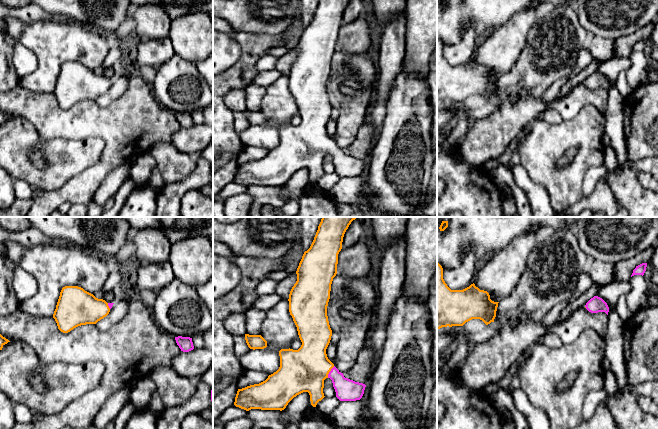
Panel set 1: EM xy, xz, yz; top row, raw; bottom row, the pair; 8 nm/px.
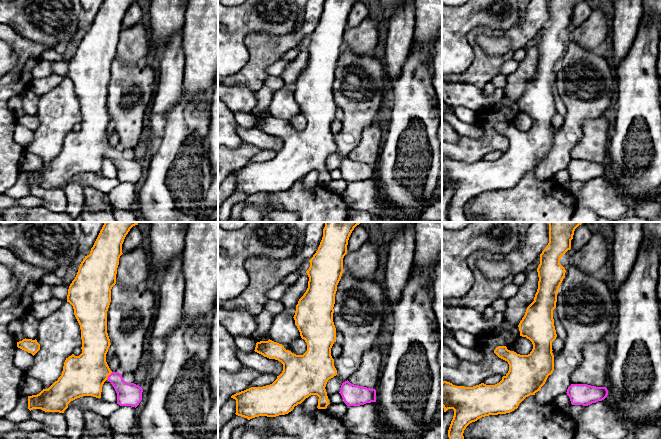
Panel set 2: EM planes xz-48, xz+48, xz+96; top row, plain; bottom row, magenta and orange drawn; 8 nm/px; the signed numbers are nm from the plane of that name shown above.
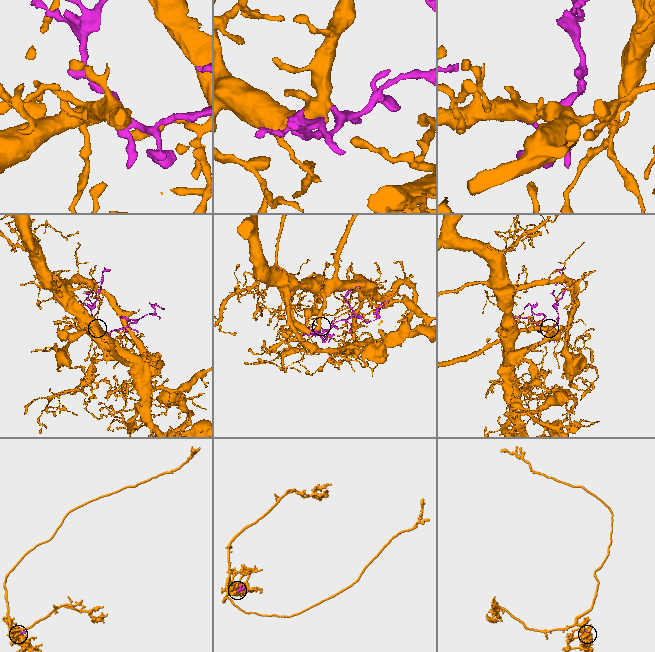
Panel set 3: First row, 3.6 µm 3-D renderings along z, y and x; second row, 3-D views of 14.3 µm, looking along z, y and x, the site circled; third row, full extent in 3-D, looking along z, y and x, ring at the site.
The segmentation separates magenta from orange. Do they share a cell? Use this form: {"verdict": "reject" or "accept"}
{"verdict": "accept"}

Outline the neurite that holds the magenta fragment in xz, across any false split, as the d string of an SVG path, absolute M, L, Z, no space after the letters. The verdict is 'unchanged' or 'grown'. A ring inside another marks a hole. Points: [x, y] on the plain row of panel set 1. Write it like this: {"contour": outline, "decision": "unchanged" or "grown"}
{"contour": "M319 0L310 24L304 28L297 44L297 57L289 70L289 88L297 103L302 118L298 126L281 125L279 127L280 143L268 154L259 159L238 165L234 181L246 187L251 185L284 186L297 171L308 168L311 181L325 172L324 156L330 154L340 177L360 176L366 161L345 154L328 135L326 125L330 119L332 106L327 92L331 60L337 50L338 30L342 25L343 13L350 0Z", "decision": "grown"}

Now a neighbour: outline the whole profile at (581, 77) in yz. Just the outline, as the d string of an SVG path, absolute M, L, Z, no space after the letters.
M593 59L590 64L584 69L582 70L580 73L578 73L577 75L574 75L571 77L571 79L569 81L567 81L559 90L559 92L556 94L555 98L560 98L562 96L567 95L568 93L570 93L575 87L577 87L578 85L584 83L586 81L586 79L593 74L594 72L597 71L598 67L601 65L602 63L597 60L597 59Z

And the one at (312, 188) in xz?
M310 181L304 189L307 193L309 194L313 194L313 195L317 195L320 192L322 192L323 190L316 184L313 183L312 181Z

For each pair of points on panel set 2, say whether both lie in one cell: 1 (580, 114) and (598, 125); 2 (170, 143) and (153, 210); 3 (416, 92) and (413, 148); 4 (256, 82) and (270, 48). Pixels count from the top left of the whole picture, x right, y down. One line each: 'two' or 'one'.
1: two
2: one
3: one
4: one

